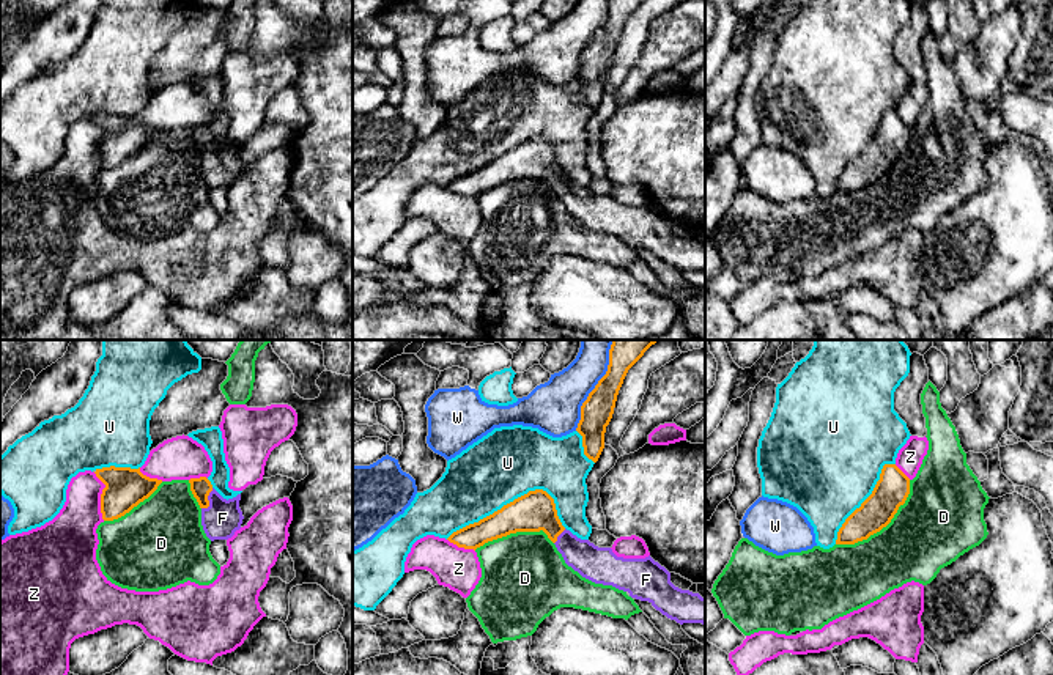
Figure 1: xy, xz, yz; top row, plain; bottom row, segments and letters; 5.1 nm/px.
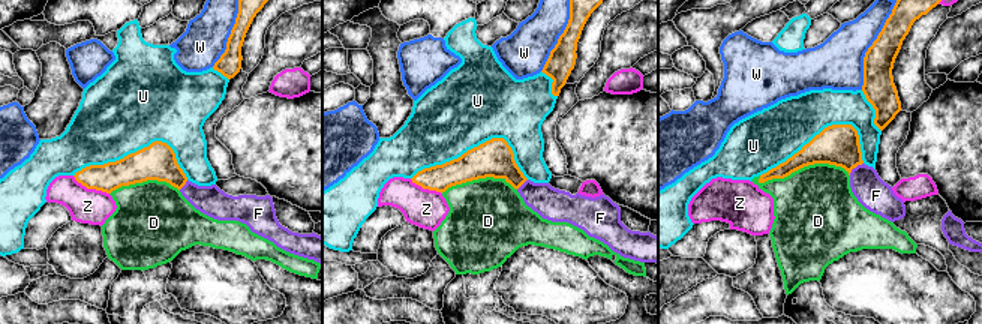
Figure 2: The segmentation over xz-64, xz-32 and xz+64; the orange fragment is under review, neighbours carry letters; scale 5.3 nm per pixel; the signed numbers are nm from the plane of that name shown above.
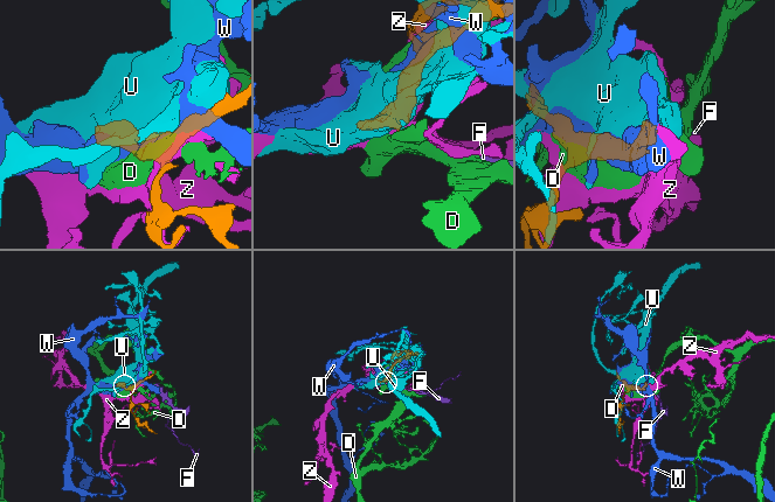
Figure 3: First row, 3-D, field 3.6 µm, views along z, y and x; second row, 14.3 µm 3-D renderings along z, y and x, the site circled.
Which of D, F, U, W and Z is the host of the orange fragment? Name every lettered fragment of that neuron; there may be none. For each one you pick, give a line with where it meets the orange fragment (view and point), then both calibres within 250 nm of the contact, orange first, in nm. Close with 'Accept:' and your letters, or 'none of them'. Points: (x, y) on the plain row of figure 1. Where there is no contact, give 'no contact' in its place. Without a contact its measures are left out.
F: meets orange in xy at (208, 148); 100 nm thick on the orange side, 190 nm on the other
Accept: F

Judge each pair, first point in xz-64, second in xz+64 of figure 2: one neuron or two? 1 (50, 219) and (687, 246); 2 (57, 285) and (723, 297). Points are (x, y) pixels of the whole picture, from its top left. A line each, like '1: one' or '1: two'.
1: one
2: two

